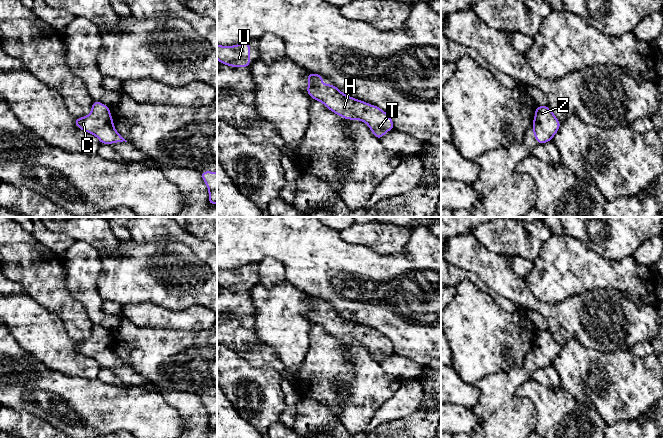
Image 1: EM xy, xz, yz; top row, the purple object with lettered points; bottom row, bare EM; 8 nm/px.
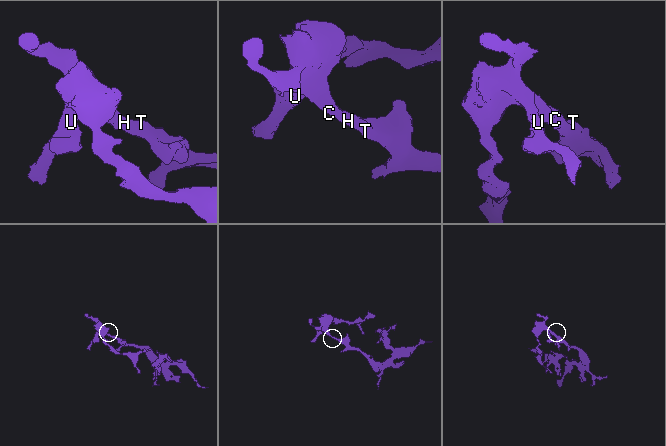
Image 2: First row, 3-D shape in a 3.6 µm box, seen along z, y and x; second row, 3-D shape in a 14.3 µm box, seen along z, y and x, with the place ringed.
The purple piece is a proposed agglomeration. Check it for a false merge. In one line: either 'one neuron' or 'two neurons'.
one neuron

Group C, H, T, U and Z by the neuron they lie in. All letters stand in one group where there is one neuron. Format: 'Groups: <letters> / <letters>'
Groups: C H T U Z

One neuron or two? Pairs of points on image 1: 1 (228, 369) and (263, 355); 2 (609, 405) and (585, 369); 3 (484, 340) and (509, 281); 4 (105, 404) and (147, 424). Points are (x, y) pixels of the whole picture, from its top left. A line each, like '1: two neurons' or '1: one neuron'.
1: two neurons
2: one neuron
3: two neurons
4: one neuron

